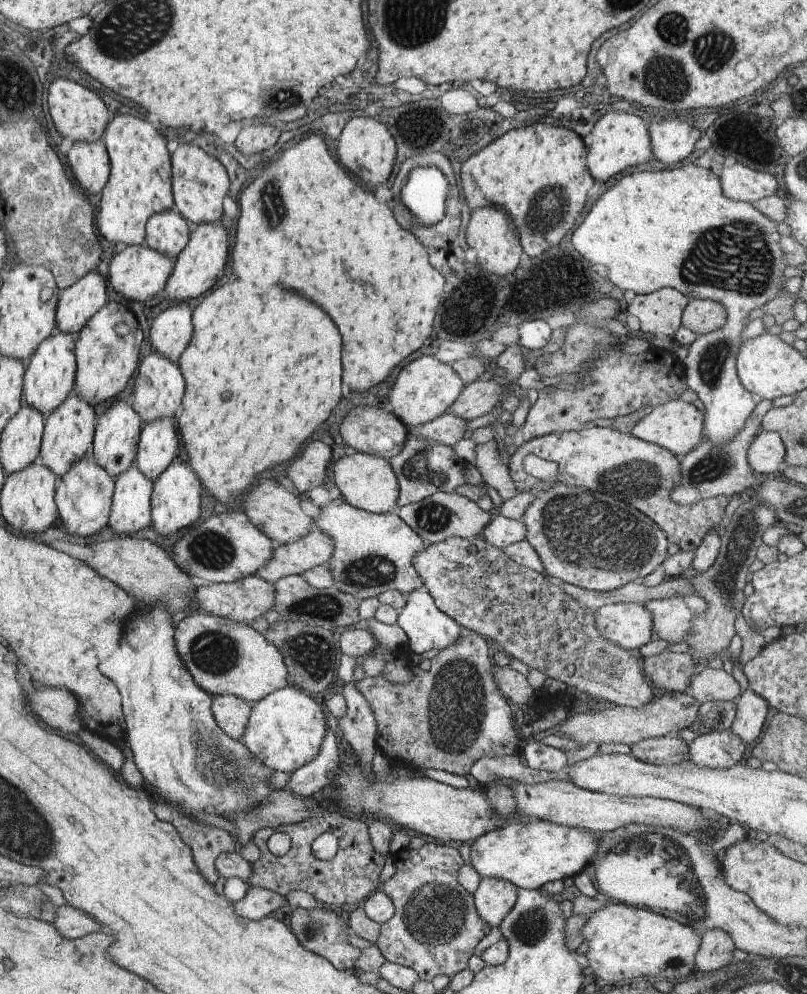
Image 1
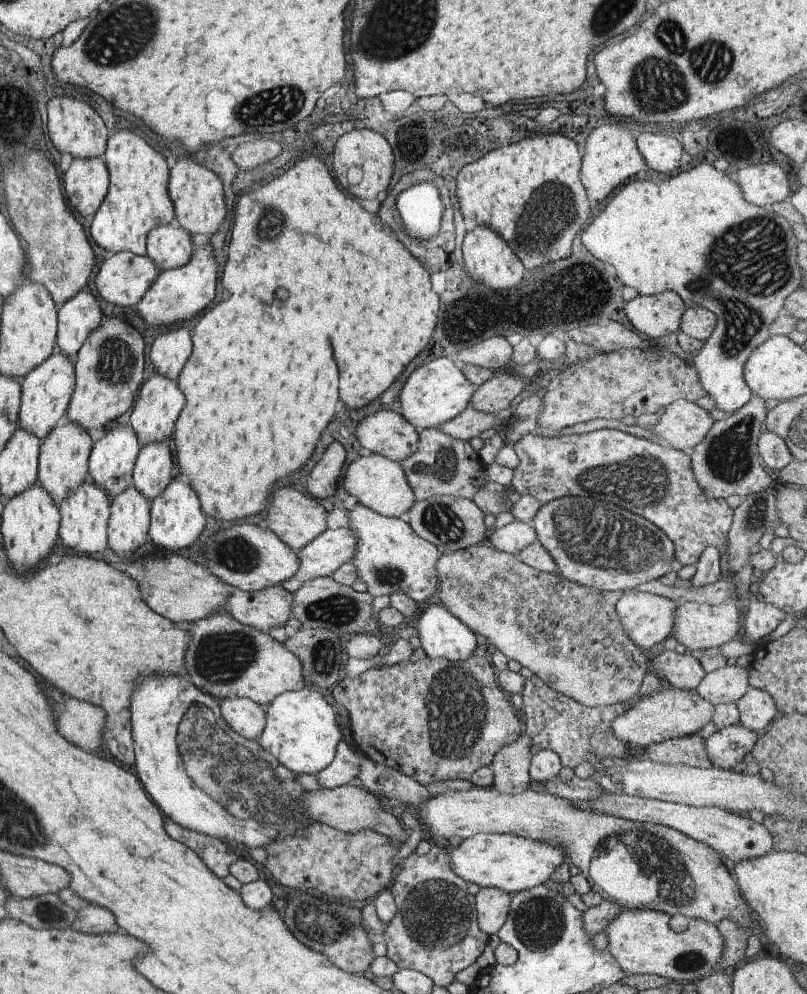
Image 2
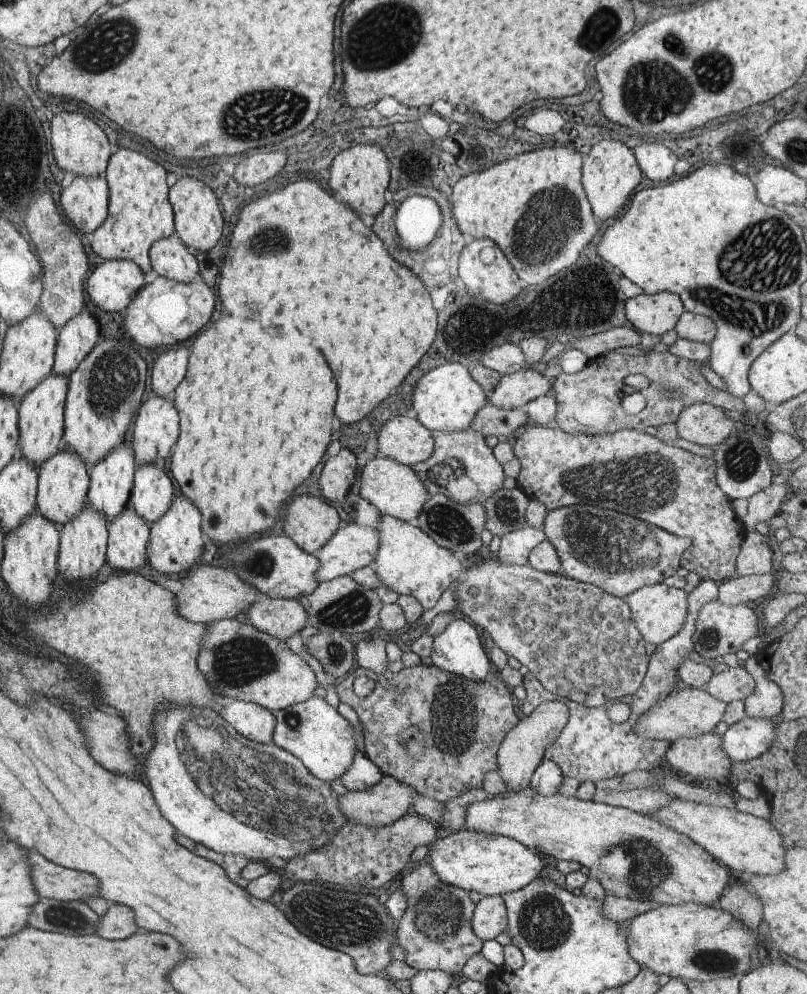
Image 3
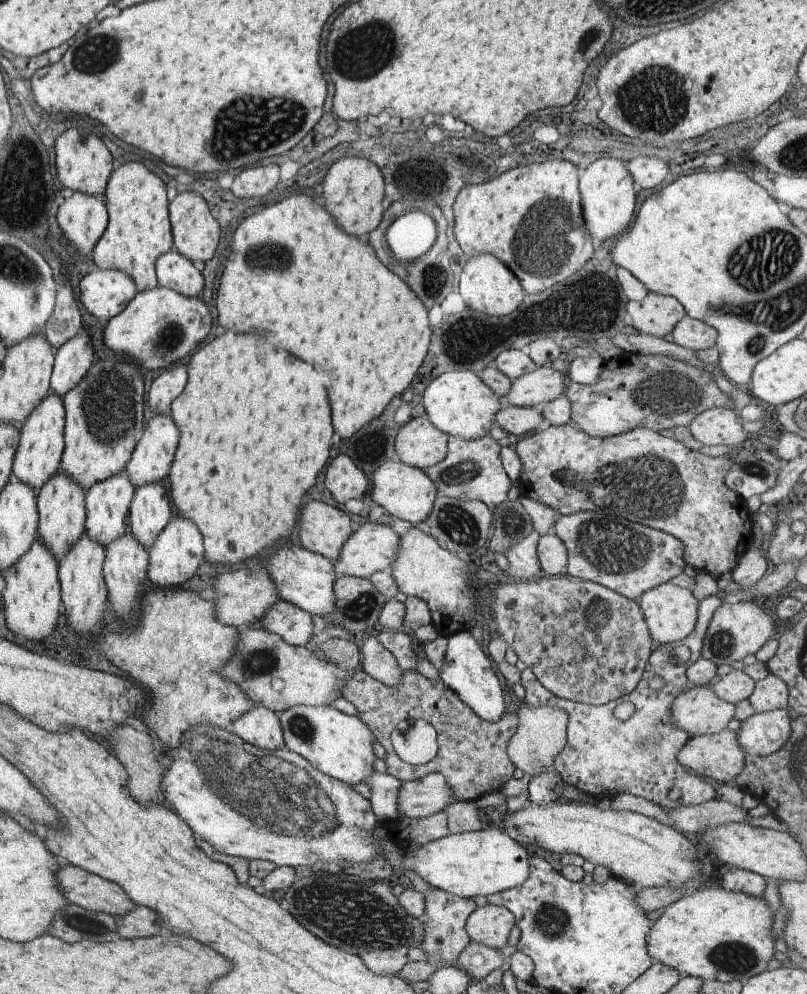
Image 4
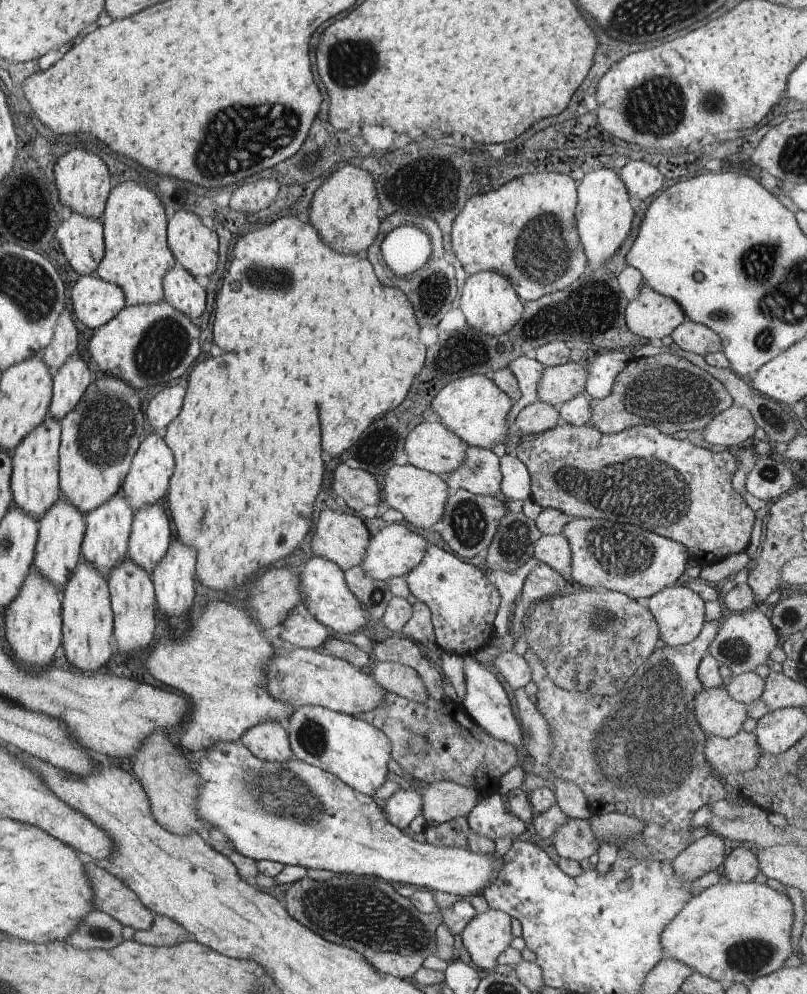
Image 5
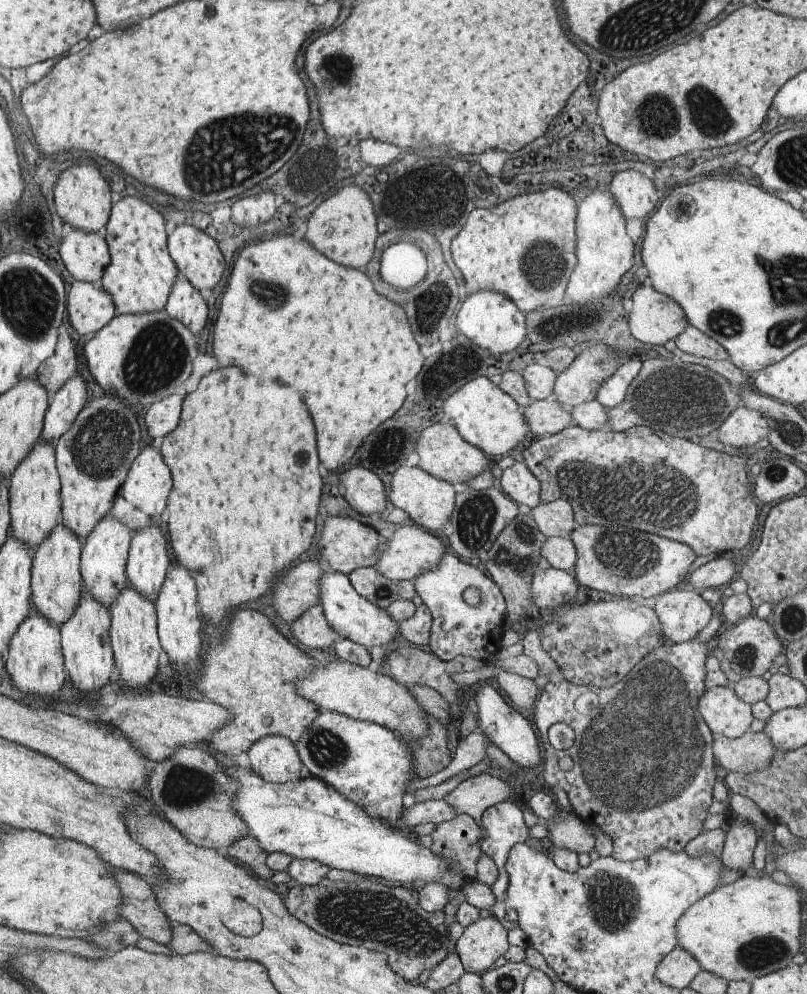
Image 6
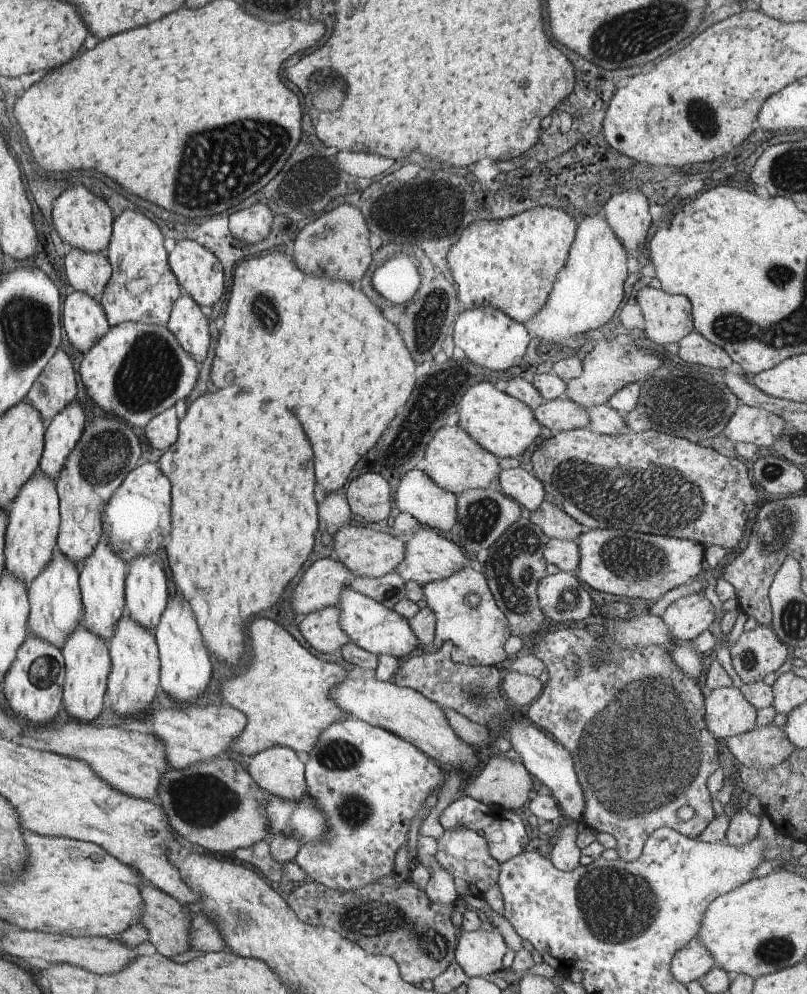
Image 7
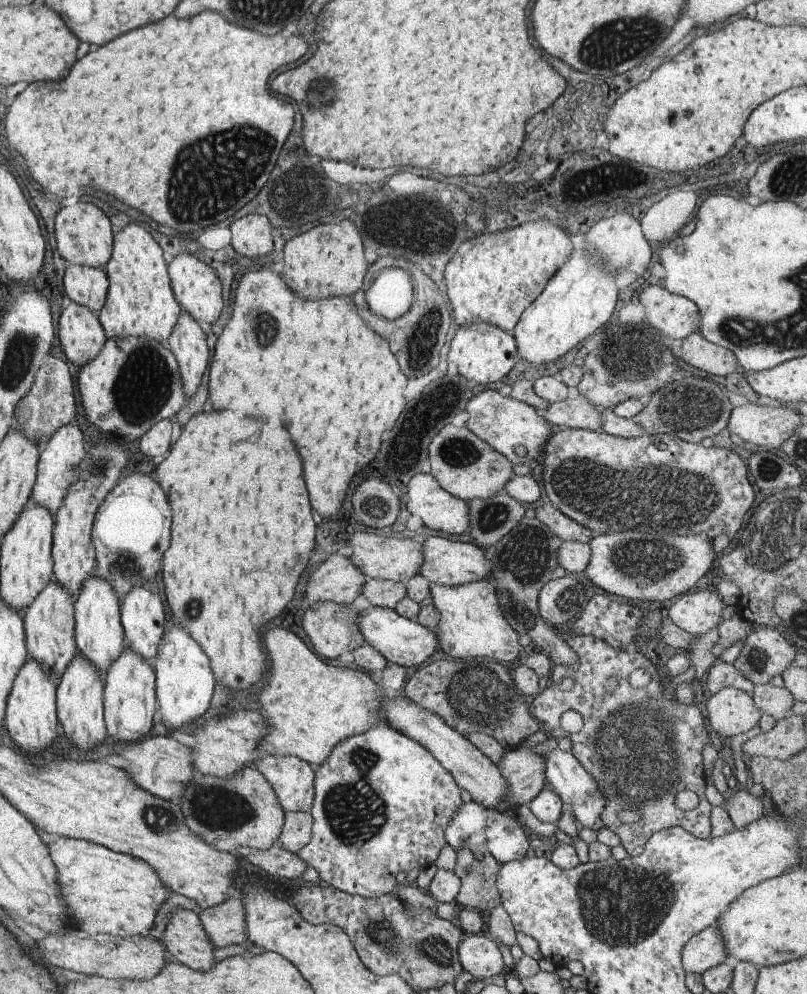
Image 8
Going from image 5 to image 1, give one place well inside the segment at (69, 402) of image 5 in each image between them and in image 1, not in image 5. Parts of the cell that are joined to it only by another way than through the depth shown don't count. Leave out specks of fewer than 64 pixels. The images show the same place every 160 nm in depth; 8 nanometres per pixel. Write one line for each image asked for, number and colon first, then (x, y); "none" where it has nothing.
1: (77, 304)
2: (80, 315)
3: (80, 334)
4: (72, 360)

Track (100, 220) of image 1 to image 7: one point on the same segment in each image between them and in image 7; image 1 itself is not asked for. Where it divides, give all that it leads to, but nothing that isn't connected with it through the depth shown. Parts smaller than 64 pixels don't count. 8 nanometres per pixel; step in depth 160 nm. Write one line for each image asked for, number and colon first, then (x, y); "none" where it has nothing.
2: (136, 201)
3: (139, 213)
4: (137, 231)
5: (136, 256)
6: (140, 274)
7: (141, 289)

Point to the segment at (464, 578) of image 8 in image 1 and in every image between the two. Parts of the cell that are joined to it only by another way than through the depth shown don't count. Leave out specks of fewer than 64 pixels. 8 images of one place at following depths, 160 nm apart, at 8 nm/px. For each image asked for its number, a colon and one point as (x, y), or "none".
1: (315, 549)
2: (331, 549)
3: (352, 547)
4: (373, 547)
5: (394, 550)
6: (410, 551)
7: (428, 557)

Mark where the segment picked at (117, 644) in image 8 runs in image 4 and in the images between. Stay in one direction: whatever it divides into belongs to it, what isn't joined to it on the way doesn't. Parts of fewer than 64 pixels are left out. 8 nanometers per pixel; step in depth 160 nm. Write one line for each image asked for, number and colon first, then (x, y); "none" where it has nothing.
4: (107, 503)
5: (106, 530)
6: (103, 552)
7: (101, 577)

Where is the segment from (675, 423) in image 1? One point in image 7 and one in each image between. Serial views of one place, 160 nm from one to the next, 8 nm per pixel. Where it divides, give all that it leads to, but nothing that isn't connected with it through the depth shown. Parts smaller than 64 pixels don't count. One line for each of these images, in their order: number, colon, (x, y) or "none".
2: (683, 425)
3: (705, 424)
4: (719, 425)
5: (734, 425)
6: (743, 427)
7: (756, 425)

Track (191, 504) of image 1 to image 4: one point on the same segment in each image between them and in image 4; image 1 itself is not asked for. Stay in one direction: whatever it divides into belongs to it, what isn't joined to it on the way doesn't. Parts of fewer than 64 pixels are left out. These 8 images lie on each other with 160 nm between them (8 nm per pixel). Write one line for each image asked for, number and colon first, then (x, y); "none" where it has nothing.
2: (176, 520)
3: (174, 545)
4: (177, 551)

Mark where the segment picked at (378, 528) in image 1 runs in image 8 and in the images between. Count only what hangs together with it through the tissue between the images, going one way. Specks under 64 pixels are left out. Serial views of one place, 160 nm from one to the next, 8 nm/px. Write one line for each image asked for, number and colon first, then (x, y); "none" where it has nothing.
2: (389, 557)
3: (408, 562)
4: (422, 569)
5: (462, 602)
6: (457, 631)
7: (476, 635)
8: (471, 625)

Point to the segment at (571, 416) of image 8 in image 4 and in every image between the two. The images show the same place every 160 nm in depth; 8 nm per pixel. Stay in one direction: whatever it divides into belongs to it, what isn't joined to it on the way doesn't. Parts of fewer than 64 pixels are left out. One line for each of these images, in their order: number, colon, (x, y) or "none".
4: (517, 421)
5: (536, 417)
6: (544, 417)
7: (561, 414)

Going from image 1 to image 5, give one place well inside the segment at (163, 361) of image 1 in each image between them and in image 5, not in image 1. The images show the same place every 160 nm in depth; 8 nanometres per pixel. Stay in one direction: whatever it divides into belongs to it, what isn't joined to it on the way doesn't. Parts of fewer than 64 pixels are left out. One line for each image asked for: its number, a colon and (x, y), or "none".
2: (158, 401)
3: (155, 431)
4: (150, 459)
5: (146, 481)

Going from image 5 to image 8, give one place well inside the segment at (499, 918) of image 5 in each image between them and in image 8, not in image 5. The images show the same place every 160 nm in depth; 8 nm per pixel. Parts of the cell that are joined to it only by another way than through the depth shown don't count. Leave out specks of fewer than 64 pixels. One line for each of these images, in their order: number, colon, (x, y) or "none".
6: (482, 942)
7: (477, 953)
8: (479, 957)

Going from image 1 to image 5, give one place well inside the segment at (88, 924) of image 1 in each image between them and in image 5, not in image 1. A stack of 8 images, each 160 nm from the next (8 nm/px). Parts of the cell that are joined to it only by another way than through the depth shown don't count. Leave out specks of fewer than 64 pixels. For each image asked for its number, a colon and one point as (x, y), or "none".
2: (93, 920)
3: (117, 924)
4: (141, 922)
5: (164, 932)

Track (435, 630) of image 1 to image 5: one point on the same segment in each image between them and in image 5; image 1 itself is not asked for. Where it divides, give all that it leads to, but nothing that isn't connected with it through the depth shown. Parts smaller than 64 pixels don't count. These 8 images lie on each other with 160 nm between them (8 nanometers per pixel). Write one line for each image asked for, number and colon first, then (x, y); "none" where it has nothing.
2: (442, 636)
3: (457, 650)
4: (466, 671)
5: (486, 704)

